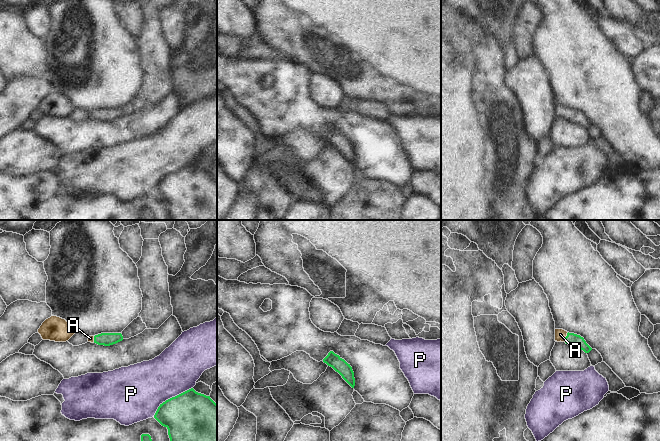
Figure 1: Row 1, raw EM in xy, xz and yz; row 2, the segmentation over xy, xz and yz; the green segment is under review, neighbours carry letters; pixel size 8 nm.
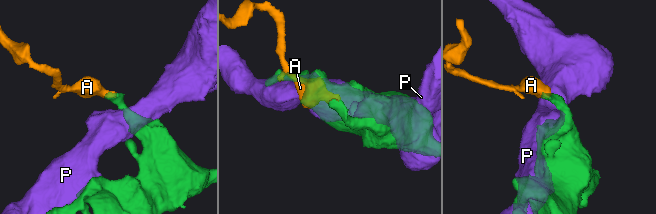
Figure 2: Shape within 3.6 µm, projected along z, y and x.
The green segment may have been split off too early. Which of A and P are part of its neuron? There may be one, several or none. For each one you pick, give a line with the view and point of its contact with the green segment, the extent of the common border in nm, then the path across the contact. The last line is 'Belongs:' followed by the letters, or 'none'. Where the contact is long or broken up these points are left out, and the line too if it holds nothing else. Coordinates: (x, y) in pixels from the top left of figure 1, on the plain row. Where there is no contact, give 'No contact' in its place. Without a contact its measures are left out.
A: Touches green at yz (565, 113). Shared border 90 nm. Path across: yz (572, 115), (565, 113), (560, 110)
Belongs: A.

